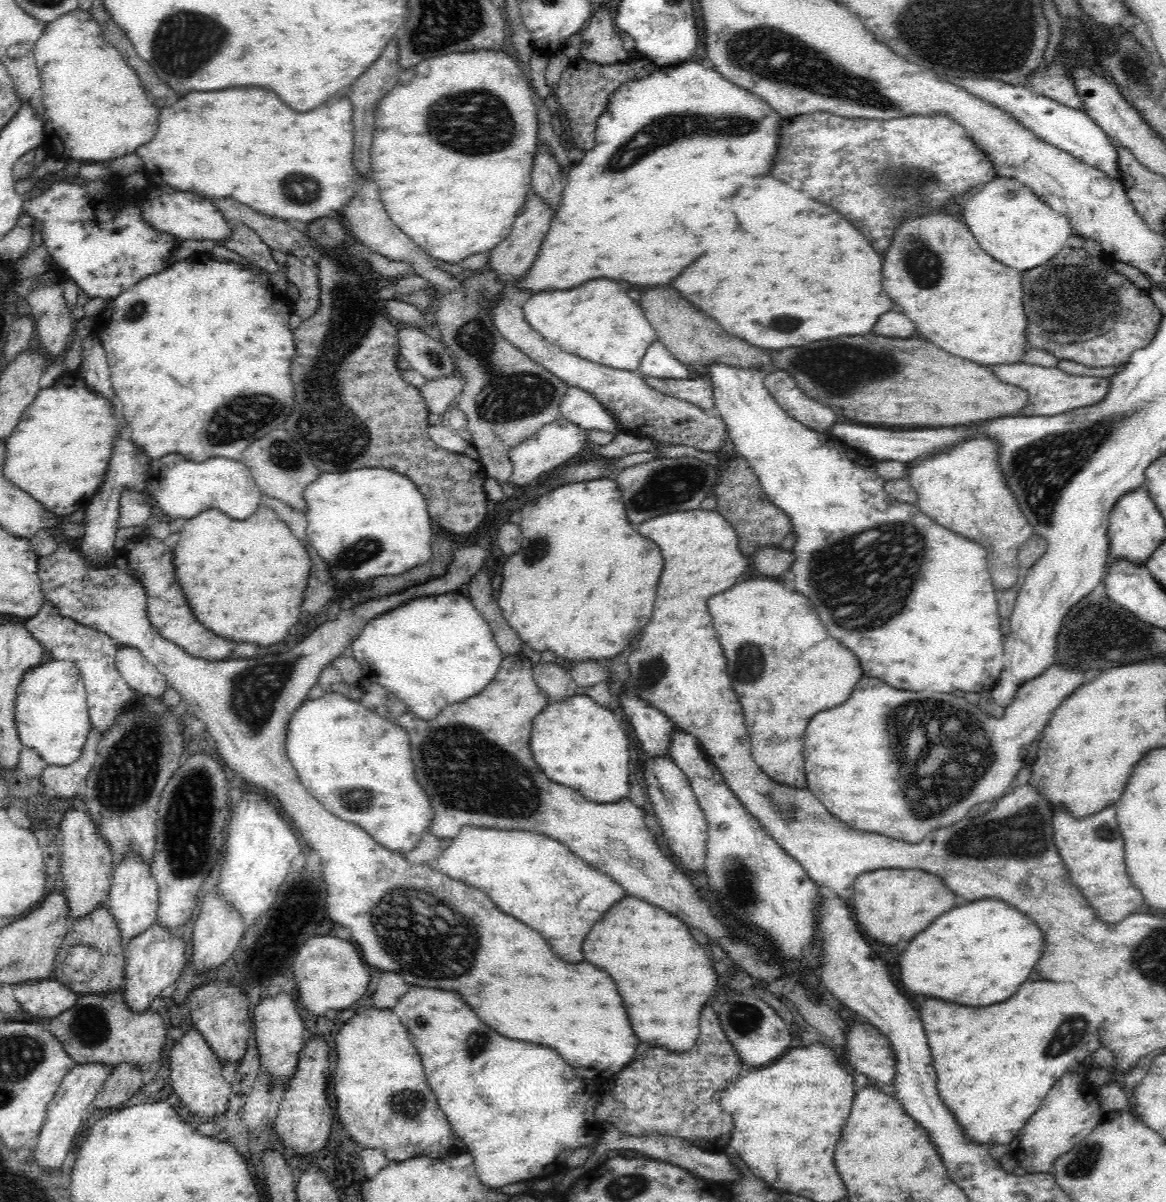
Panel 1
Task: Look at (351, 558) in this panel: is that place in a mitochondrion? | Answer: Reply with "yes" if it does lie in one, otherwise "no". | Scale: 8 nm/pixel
yes

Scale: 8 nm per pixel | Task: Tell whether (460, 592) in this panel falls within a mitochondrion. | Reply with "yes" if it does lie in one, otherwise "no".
no

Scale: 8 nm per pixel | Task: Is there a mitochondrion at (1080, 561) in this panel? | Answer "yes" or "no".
no

